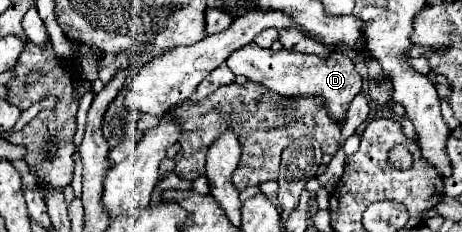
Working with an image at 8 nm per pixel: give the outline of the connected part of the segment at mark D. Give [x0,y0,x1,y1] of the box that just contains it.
[225,42,363,124]

